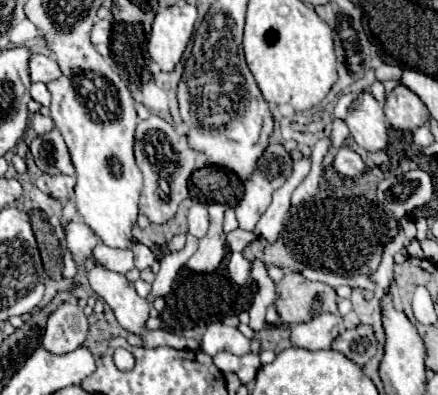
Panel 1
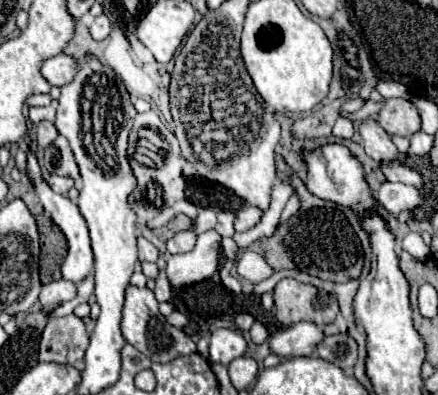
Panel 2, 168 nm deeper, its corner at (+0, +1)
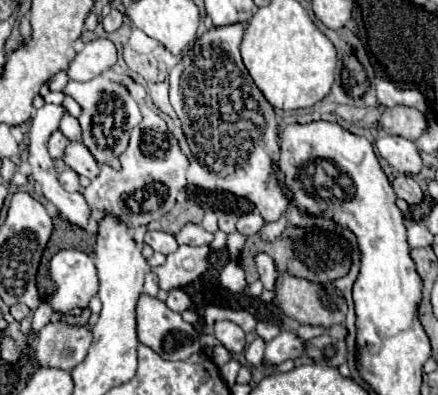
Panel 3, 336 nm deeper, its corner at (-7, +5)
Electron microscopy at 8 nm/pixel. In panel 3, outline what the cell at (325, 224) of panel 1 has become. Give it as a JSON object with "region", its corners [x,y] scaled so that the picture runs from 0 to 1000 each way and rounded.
{"region":[[[660,570],[628,610],[605,610],[591,590],[573,595],[564,605],[559,630],[550,635],[546,651],[546,671],[559,681],[564,691],[564,711],[578,716],[587,706],[587,681],[578,671],[578,651],[582,641],[605,635],[628,656],[632,686],[637,691],[664,691],[674,701],[692,701],[701,711],[719,711],[719,716],[751,716],[765,711],[774,701],[788,701],[801,681],[801,620],[788,600],[779,595],[760,595],[751,585],[737,585],[728,575],[674,575]]]}

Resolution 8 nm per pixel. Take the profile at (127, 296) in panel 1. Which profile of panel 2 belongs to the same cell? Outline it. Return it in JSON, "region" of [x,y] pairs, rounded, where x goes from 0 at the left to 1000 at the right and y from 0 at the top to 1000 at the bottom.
{"region":[[[297,722],[288,732],[288,767],[283,767],[283,797],[279,797],[279,848],[297,873],[306,873],[320,894],[329,894],[342,914],[356,914],[356,919],[384,919],[384,914],[397,914],[402,904],[420,904],[420,899],[434,899],[447,889],[447,868],[416,833],[393,828],[379,813],[379,803],[365,803],[361,762],[338,727],[315,732],[315,727]]]}

